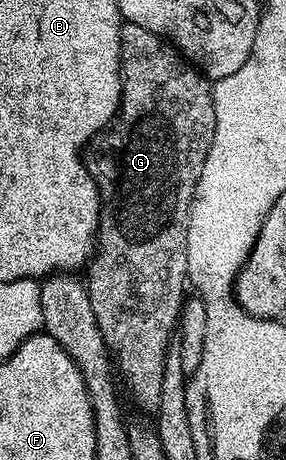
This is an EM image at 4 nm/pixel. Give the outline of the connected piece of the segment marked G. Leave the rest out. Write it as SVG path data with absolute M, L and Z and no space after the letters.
M124 21L120 27L120 111L116 114L110 128L103 134L103 136L97 135L88 142L86 148L82 153L82 160L86 168L88 168L88 173L94 179L94 183L98 187L100 192L100 232L96 235L96 248L94 250L94 256L91 261L88 262L86 266L86 284L88 286L88 294L90 295L90 307L94 307L94 319L98 319L98 327L102 331L102 339L108 344L108 352L114 358L115 368L124 376L124 381L128 384L128 389L130 392L136 396L136 401L141 405L142 408L148 409L148 411L154 411L158 407L158 399L162 399L162 371L166 367L166 355L168 350L174 341L174 334L178 329L178 322L180 319L180 311L184 308L184 303L186 300L186 292L184 293L184 285L189 284L188 279L188 264L186 263L186 231L188 230L188 212L192 206L192 196L196 190L196 184L198 179L202 175L202 167L206 163L206 155L208 154L208 148L210 143L214 139L214 127L216 126L216 120L214 119L214 99L212 98L212 86L213 82L209 78L205 77L191 61L187 60L183 53L174 45L168 44L164 38L154 35L150 31L146 31L146 27L138 27L138 23L130 23L129 21Z

